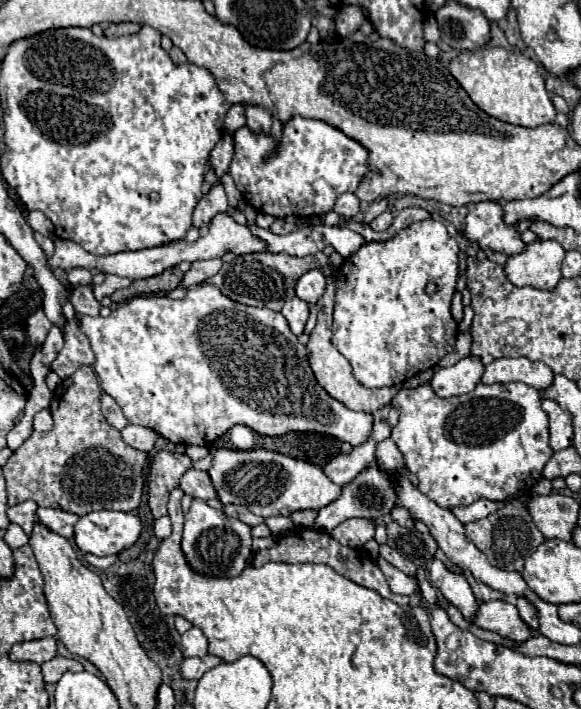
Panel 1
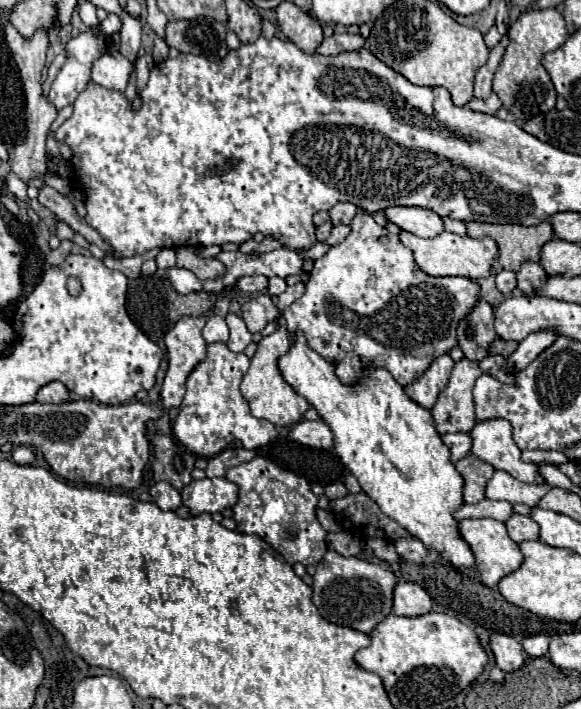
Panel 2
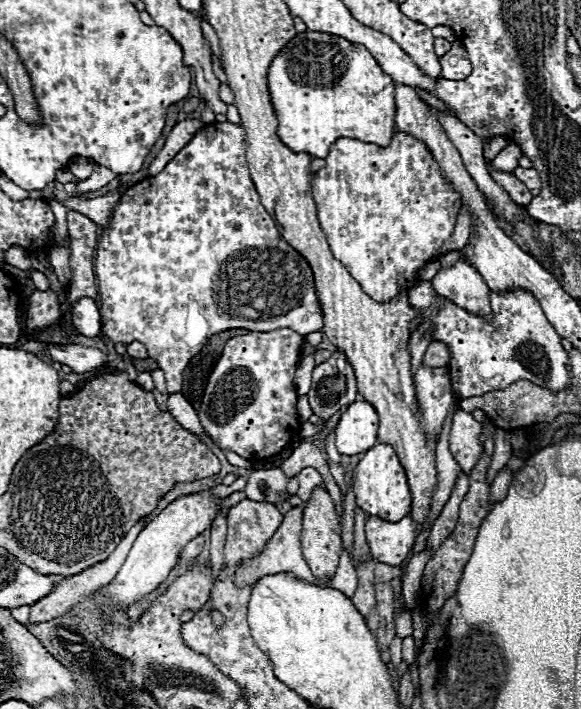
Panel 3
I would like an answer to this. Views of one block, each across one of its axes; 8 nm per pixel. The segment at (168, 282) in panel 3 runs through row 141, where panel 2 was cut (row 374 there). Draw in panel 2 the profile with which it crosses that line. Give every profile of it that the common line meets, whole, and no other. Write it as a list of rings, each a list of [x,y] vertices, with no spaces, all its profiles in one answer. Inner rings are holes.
[[[208,344],[206,360],[188,376],[186,396],[174,422],[174,436],[196,456],[216,456],[234,440],[240,440],[244,448],[256,450],[278,438],[276,426],[268,420],[254,418],[248,402],[240,394],[240,382],[248,372],[248,366],[250,360],[242,352],[234,354],[226,344]]]

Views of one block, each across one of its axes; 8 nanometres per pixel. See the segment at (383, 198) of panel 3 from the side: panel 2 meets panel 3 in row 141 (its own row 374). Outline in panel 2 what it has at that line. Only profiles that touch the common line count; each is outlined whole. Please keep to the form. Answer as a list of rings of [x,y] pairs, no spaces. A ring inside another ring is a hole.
[[[360,210],[350,222],[350,236],[314,262],[306,292],[284,310],[284,318],[288,332],[304,332],[310,348],[334,362],[336,376],[344,384],[356,382],[364,366],[380,366],[386,368],[398,384],[406,386],[420,376],[436,356],[448,354],[456,346],[458,322],[472,310],[478,294],[480,288],[470,278],[434,278],[420,272],[412,252],[400,244],[398,236],[378,226],[368,212]],[[382,236],[386,236],[388,242],[380,242]]]

